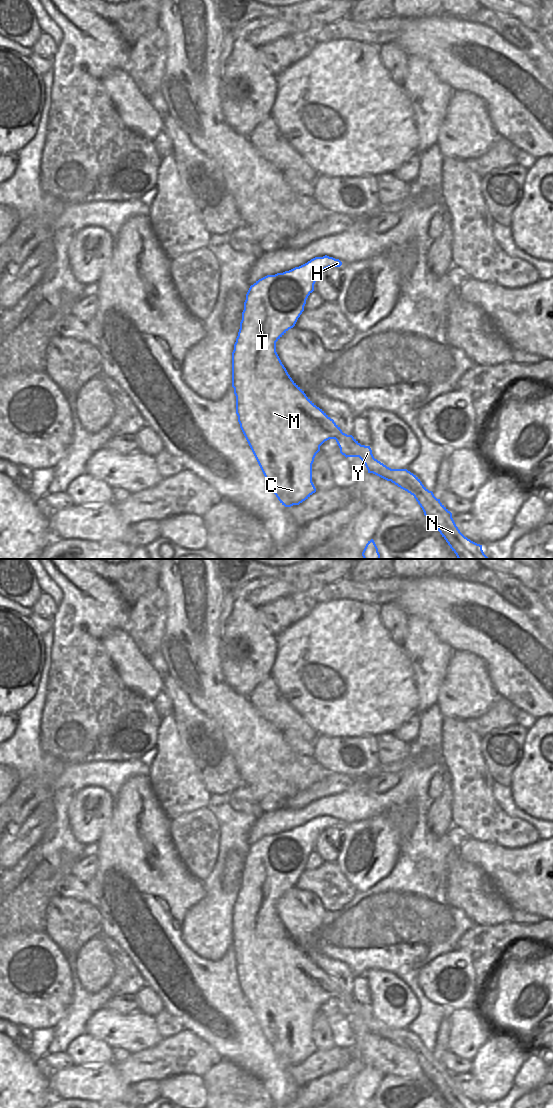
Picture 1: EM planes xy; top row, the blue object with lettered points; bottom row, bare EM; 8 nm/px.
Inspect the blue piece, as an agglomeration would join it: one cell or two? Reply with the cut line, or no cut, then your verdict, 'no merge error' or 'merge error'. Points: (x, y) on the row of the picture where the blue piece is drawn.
no cut; no merge error

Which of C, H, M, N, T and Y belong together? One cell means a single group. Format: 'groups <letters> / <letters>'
groups C H M N T Y

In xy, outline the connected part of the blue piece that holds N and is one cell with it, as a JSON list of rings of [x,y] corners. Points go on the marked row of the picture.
[[[315,257],[307,263],[283,273],[267,275],[250,286],[234,350],[232,352],[232,387],[236,396],[236,414],[240,428],[274,494],[285,507],[299,505],[308,499],[316,488],[312,482],[312,464],[320,446],[329,439],[335,439],[340,453],[347,457],[359,457],[365,464],[368,473],[373,473],[391,481],[401,489],[414,496],[424,515],[436,526],[458,559],[489,559],[482,550],[482,545],[465,537],[456,526],[452,513],[429,491],[420,479],[407,469],[391,469],[374,458],[370,446],[361,445],[352,435],[342,432],[340,427],[322,409],[317,407],[292,380],[282,364],[277,352],[276,342],[293,328],[304,311],[308,296],[314,291],[316,278],[329,267],[340,267],[339,259]]]

